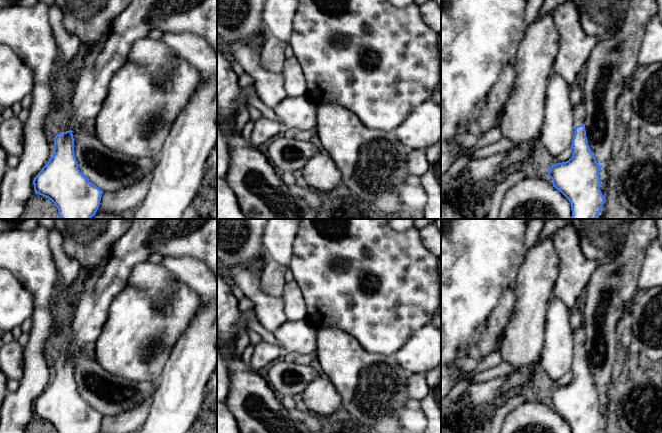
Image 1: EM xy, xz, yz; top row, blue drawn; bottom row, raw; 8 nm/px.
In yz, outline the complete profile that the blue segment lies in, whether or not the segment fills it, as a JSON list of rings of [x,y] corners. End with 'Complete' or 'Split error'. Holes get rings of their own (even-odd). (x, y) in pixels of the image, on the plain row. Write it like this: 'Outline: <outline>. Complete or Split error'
Outline: [[[583,323],[573,333],[575,358],[572,364],[572,381],[562,387],[552,388],[548,393],[548,400],[553,404],[553,410],[570,426],[571,433],[601,433],[605,425],[600,414],[599,389],[591,375],[585,354],[586,335]]]. Split error

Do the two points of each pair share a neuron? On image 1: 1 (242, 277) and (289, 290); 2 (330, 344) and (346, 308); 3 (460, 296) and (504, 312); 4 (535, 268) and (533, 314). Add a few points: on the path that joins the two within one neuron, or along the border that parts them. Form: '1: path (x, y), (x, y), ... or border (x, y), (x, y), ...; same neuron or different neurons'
1: border (282, 297), (287, 319); different neurons
2: border (317, 327), (337, 327), (348, 332), (357, 340); different neurons
3: border (507, 288), (502, 292), (490, 317), (479, 326); different neurons
4: path (535, 279), (533, 303); same neuron

